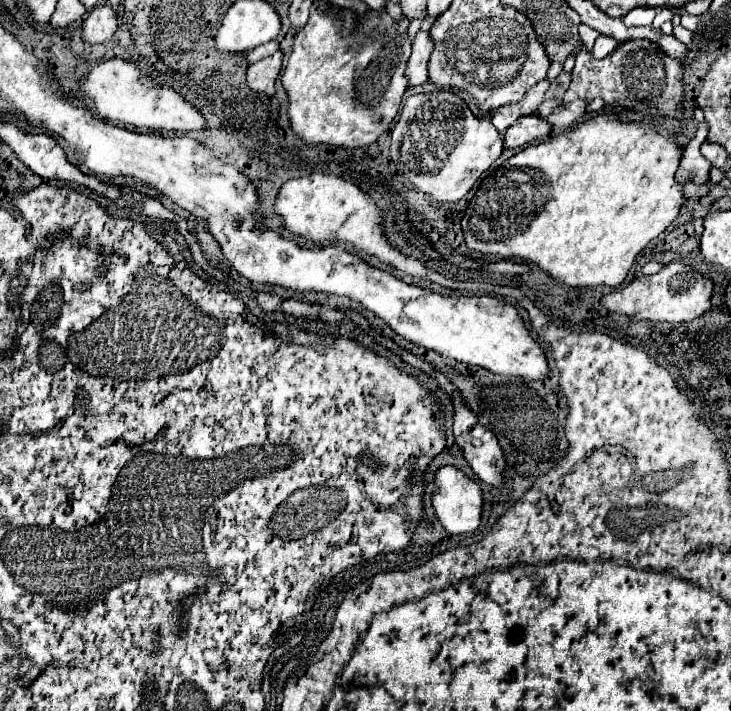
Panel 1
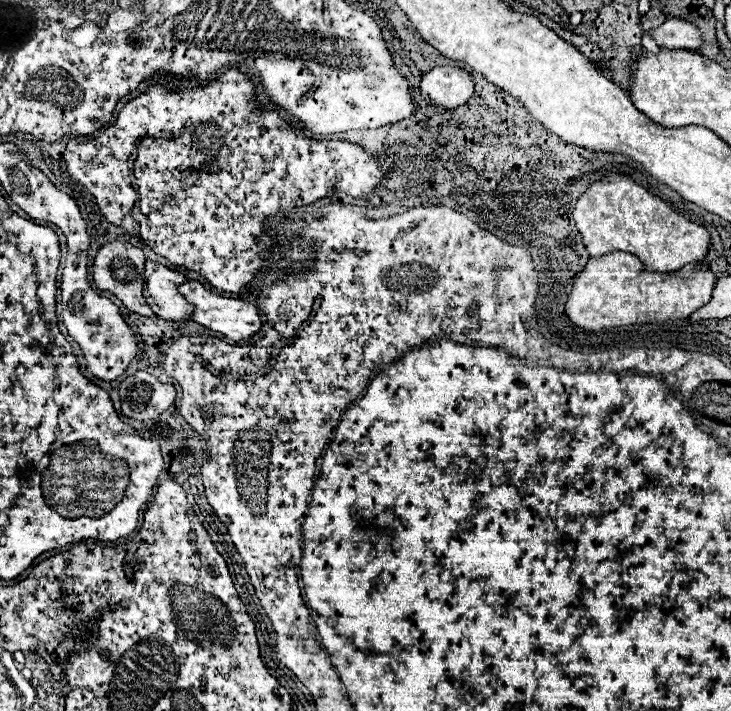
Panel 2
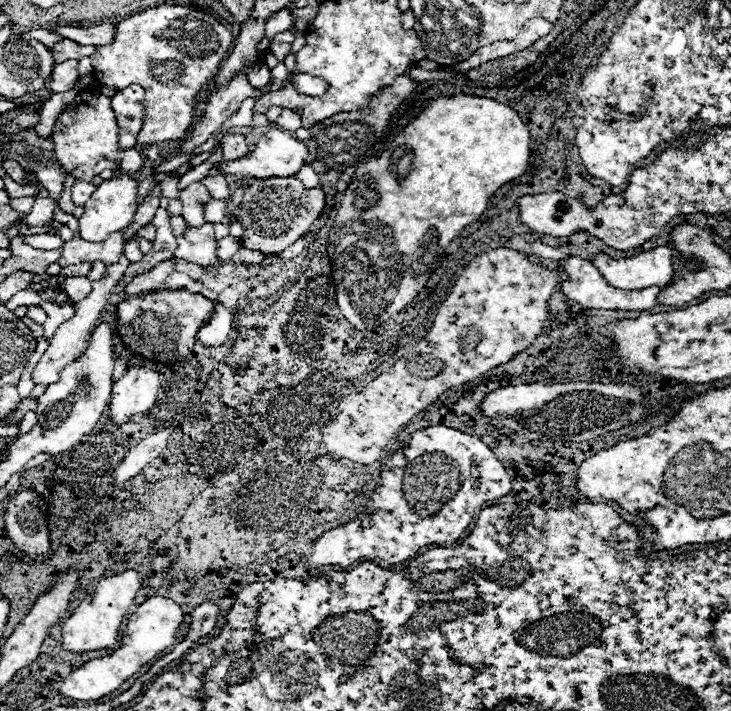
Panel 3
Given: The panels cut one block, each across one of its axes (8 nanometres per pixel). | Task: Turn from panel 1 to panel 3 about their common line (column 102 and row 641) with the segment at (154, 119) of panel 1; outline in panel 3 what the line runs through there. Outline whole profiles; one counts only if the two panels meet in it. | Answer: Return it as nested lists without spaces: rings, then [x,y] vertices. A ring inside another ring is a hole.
[[[124,570],[116,576],[108,576],[98,582],[96,590],[74,610],[74,614],[62,626],[62,648],[76,654],[86,654],[92,650],[112,648],[120,638],[120,626],[134,604],[134,598],[142,582],[134,570]]]

